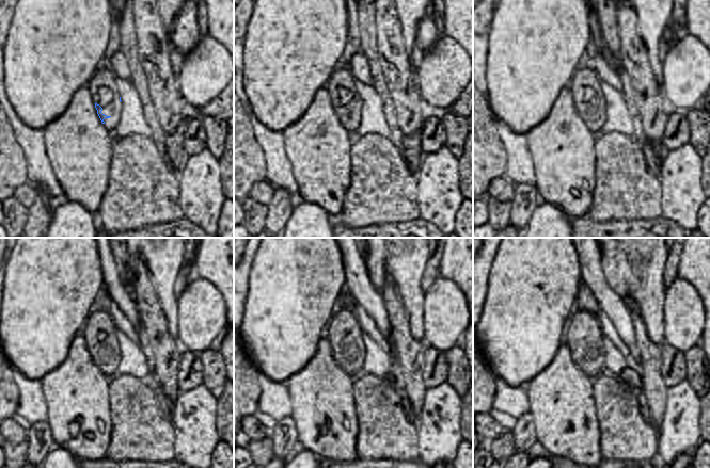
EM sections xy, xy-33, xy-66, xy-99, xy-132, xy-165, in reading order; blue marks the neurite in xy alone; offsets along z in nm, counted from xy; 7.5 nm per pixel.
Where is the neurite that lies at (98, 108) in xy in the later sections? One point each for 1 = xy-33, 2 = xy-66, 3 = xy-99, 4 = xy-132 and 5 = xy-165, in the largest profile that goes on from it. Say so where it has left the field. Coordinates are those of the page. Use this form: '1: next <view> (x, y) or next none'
1: next xy-33 (342, 116)
2: next xy-66 (589, 112)
3: next xy-99 (112, 345)
4: next xy-132 (348, 340)
5: next xy-165 (585, 340)

